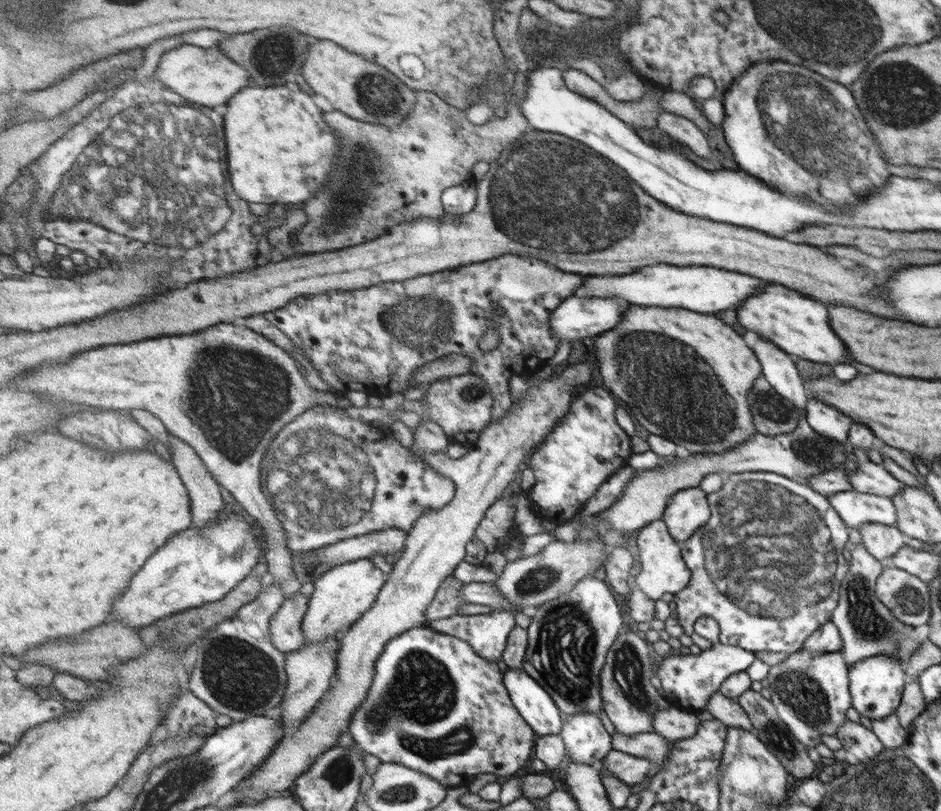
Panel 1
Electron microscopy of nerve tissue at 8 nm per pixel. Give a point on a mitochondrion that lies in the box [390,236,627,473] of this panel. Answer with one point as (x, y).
(471, 393)

